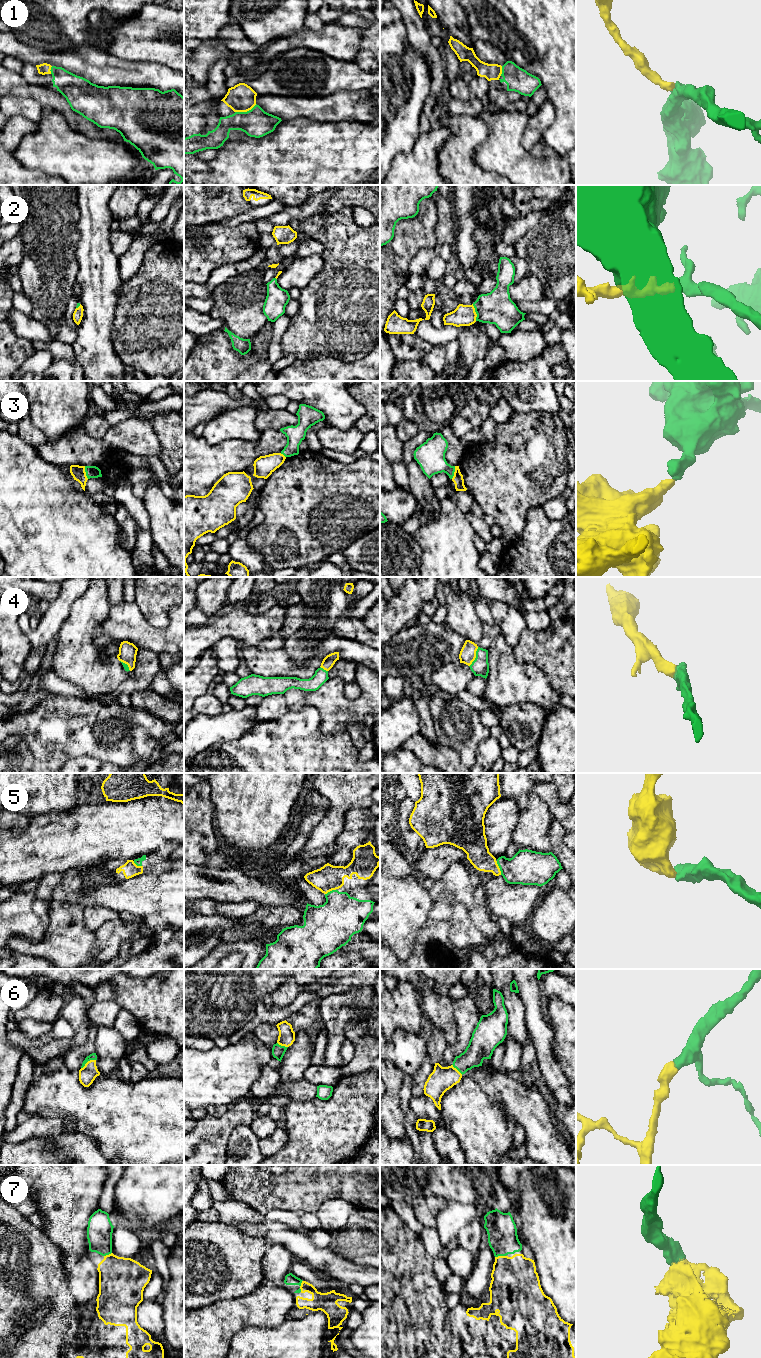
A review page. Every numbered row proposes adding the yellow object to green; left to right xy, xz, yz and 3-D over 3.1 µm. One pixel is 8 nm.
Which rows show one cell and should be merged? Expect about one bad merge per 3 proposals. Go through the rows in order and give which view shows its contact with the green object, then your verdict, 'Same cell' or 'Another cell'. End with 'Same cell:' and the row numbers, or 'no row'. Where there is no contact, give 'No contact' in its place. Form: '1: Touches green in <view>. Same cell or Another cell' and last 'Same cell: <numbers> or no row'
1: Touches green in xz. Same cell
2: Touches green in yz. Same cell
3: Touches green in xy. Another cell
4: Touches green in yz. Same cell
5: Touches green in yz. Same cell
6: Touches green in xy. Same cell
7: Touches green in yz. Same cell
Same cell: 1, 2, 4, 5, 6, 7

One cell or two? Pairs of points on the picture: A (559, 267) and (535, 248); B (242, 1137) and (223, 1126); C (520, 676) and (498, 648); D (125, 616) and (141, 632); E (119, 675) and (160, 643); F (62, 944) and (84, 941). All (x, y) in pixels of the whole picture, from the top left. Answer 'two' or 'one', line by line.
A: one
B: two
C: one
D: one
E: two
F: one

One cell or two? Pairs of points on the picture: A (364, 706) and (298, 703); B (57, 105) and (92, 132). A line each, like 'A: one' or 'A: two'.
A: one
B: one

